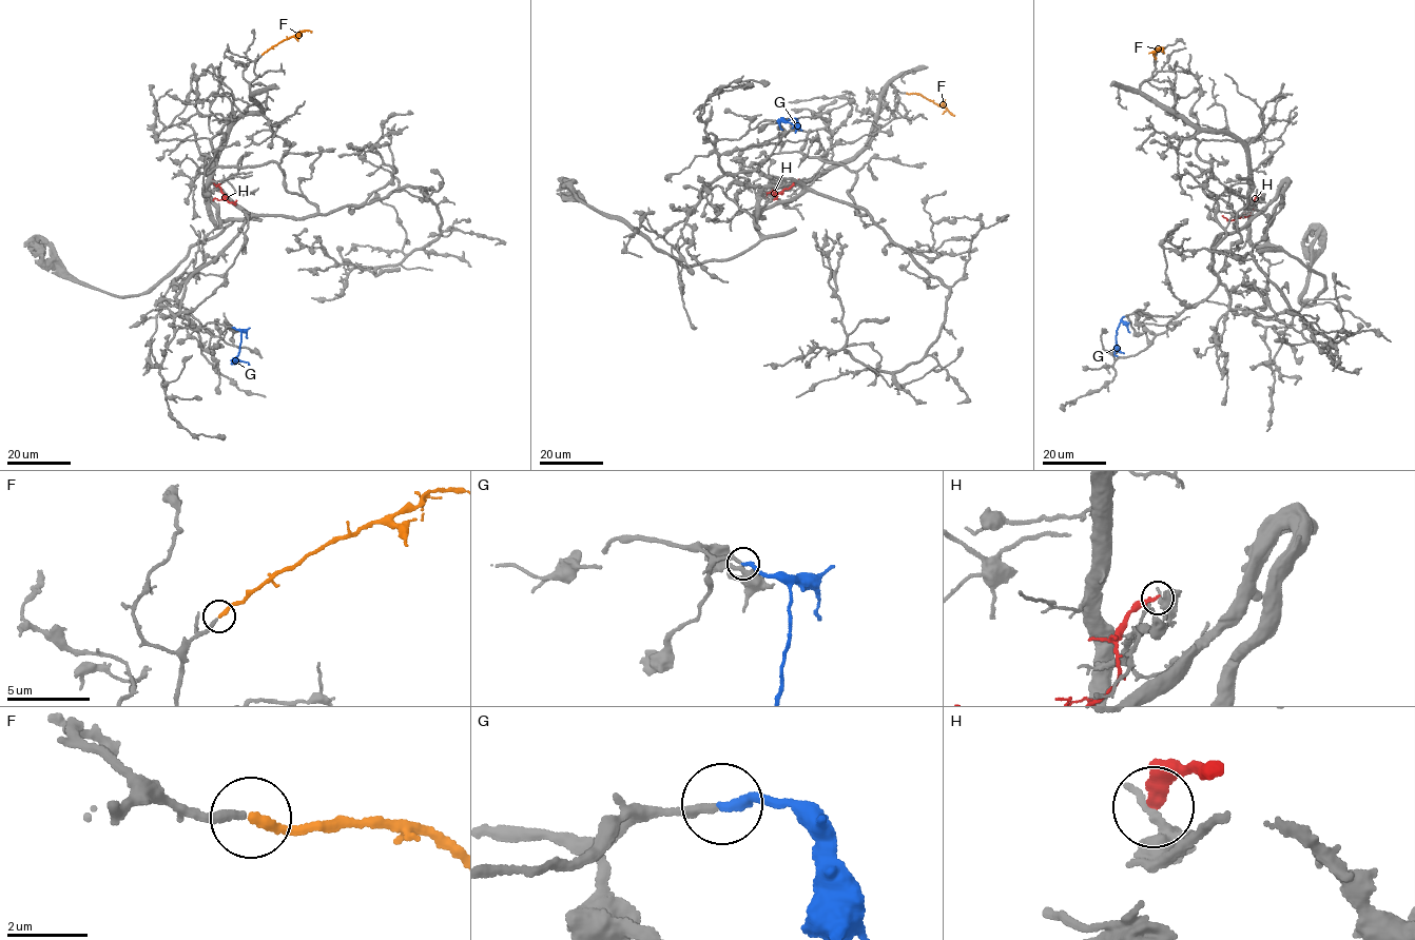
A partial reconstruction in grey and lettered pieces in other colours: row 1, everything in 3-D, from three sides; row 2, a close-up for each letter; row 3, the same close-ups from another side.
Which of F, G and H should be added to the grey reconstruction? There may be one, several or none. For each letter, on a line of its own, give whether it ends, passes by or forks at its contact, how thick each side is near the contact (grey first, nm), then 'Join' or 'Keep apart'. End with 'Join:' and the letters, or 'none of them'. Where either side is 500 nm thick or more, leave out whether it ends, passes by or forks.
F: It ends there. Thickness 220 nm (grey) against 240 nm. Join
G: It ends there. Thickness 190 nm (grey) against 240 nm. Join
H: It ends there. Thickness 300 nm (grey) against 280 nm. Keep apart
Join: F, G

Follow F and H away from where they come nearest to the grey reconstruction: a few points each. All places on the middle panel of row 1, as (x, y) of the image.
F: (906, 93), (918, 93), (953, 115)
H: (768, 197), (771, 194), (775, 199), (798, 178)

